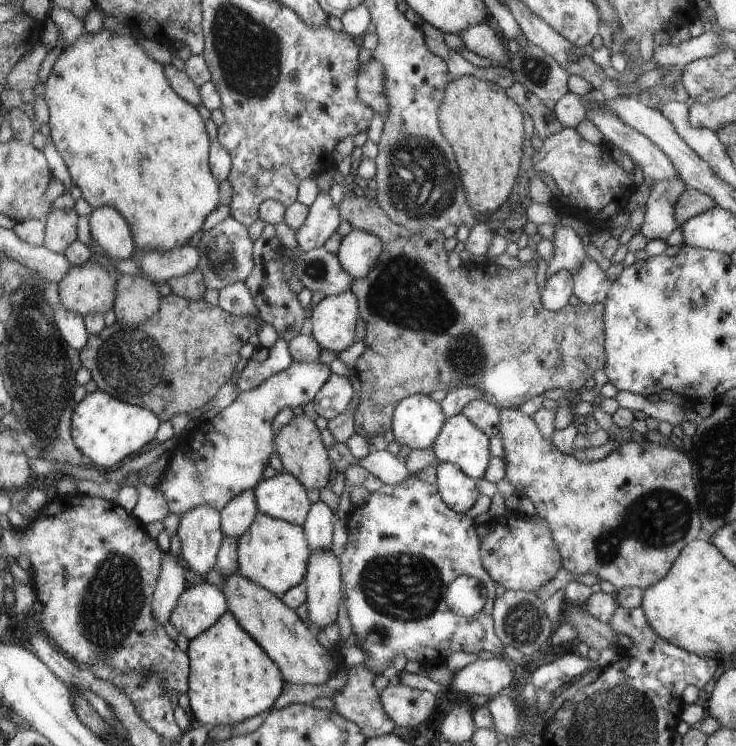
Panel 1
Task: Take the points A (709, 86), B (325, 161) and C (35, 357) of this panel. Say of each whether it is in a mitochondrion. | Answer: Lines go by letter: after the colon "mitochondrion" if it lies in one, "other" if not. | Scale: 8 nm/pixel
A: mitochondrion
B: other
C: mitochondrion

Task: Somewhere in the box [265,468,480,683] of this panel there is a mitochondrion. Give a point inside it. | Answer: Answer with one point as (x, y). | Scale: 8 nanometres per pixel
(400, 586)

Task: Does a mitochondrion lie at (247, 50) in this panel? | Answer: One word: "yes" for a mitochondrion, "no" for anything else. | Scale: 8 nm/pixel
yes

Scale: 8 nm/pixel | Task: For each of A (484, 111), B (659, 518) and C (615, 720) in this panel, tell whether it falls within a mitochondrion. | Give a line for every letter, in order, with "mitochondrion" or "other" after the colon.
A: other
B: mitochondrion
C: mitochondrion

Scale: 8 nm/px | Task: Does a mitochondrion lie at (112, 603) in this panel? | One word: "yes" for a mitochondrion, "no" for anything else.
yes

